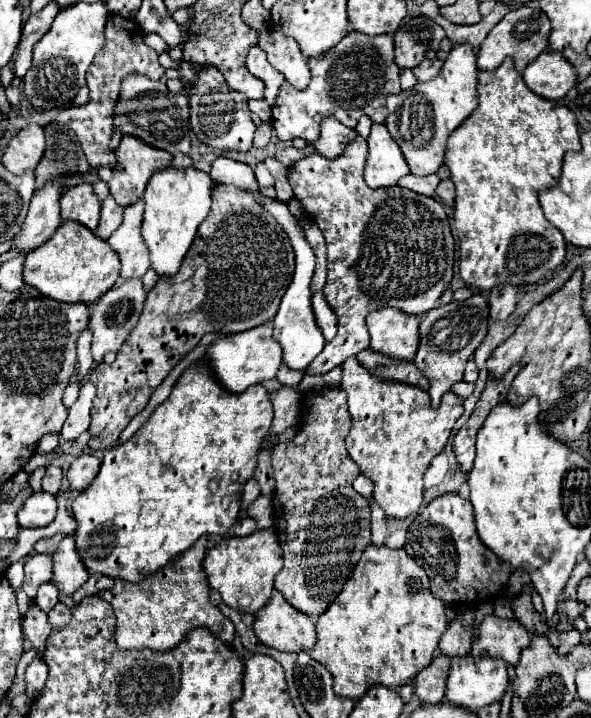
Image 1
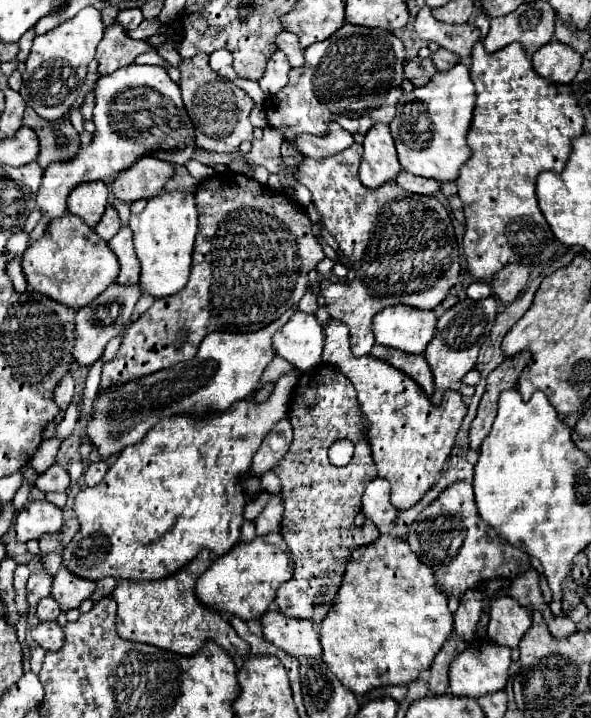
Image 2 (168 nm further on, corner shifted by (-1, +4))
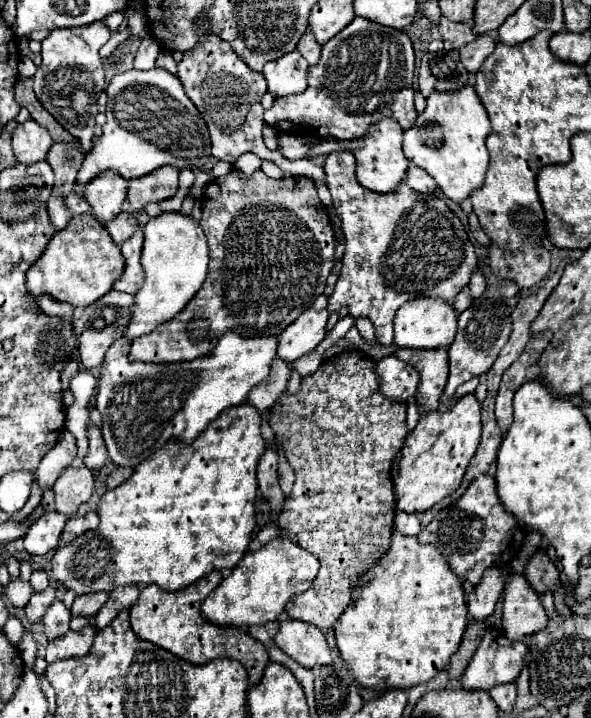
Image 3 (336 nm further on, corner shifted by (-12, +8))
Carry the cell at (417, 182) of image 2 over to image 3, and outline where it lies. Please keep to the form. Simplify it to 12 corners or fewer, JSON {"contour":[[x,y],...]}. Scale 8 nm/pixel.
{"contour":[[410,164],[406,184],[420,194],[436,190],[432,176]]}

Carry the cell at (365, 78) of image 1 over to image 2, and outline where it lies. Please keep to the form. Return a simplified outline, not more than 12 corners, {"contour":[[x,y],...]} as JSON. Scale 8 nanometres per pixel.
{"contour":[[343,24],[265,110],[287,142],[389,124],[405,48]]}

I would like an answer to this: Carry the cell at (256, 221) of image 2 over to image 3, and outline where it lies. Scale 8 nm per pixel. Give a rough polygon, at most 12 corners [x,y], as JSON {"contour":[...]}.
{"contour":[[306,176],[206,186],[208,278],[132,362],[278,336],[326,288],[336,238]]}

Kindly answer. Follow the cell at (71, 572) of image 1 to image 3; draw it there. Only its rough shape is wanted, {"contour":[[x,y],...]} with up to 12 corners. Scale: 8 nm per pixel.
{"contour":[[106,592],[78,596],[72,616],[94,618],[108,600]]}

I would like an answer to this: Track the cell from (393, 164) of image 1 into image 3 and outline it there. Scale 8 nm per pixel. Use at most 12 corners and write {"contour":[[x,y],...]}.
{"contour":[[378,120],[342,150],[356,158],[356,180],[390,192],[406,176],[404,130]]}

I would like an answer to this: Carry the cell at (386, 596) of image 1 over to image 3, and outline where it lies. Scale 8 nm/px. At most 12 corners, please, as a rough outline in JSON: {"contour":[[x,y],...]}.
{"contour":[[398,530],[336,622],[370,690],[448,666],[468,624],[460,578]]}

